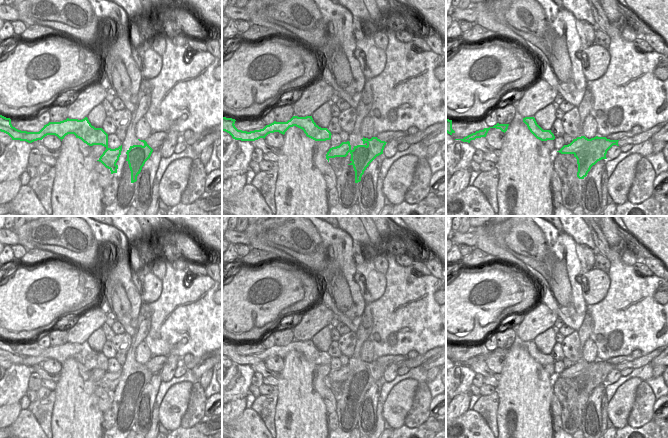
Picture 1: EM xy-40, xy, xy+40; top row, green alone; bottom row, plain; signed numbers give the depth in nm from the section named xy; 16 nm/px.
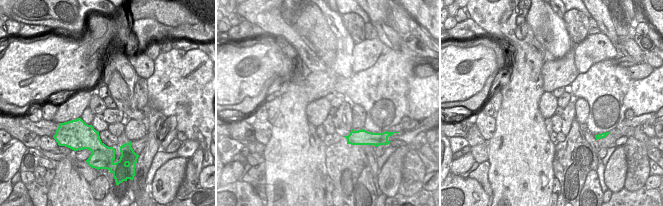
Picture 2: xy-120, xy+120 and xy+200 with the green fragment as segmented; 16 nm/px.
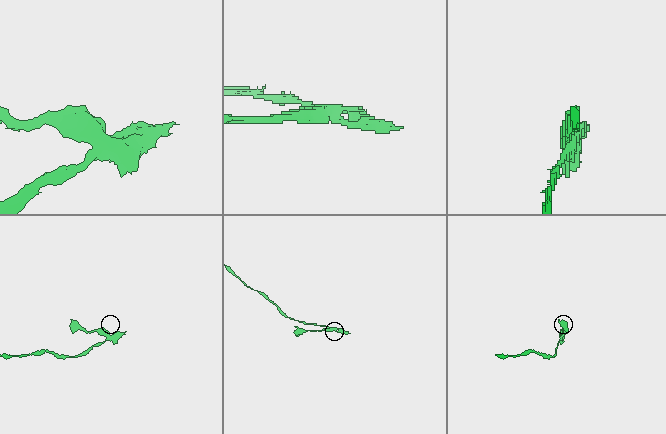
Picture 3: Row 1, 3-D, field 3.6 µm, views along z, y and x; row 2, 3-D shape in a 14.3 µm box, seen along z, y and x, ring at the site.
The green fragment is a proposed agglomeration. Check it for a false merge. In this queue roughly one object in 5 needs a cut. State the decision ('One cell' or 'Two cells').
Two cells.

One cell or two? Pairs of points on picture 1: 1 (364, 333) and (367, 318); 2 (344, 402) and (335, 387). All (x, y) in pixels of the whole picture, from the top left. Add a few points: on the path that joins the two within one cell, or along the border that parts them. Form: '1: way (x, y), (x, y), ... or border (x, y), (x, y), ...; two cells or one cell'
1: way (364, 329), (366, 322); one cell
2: border (344, 381), (342, 396), (337, 401); two cells

